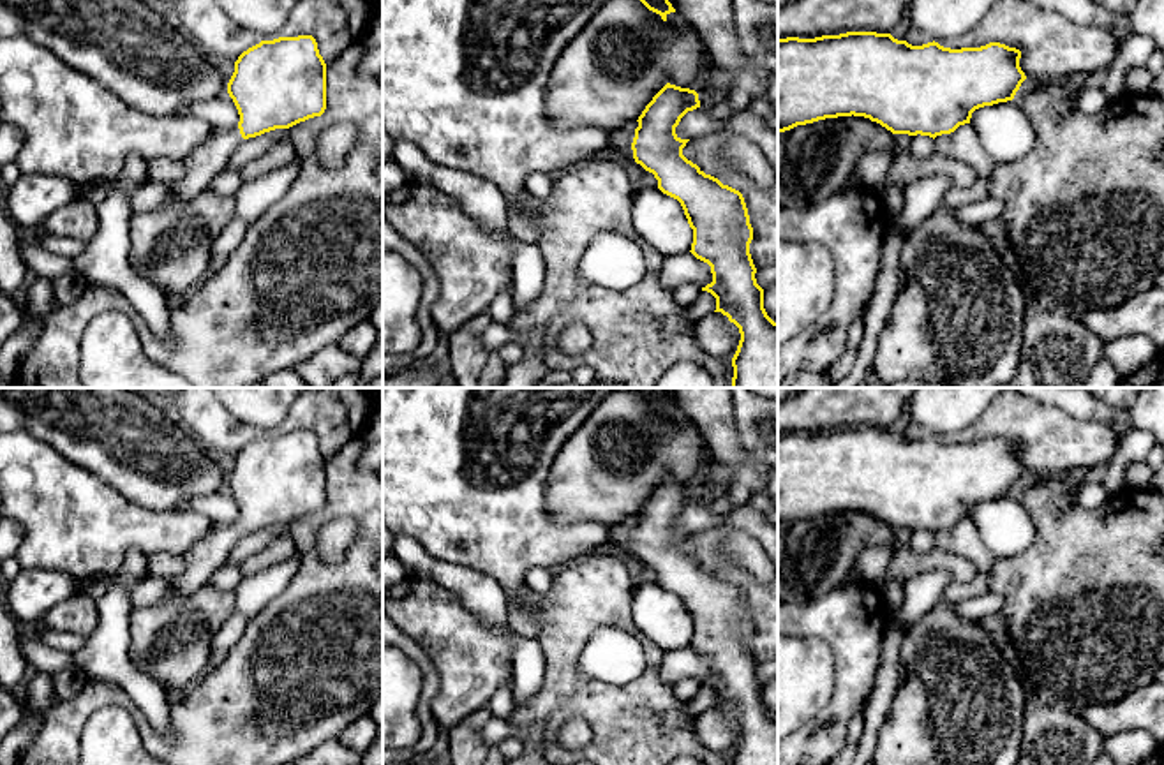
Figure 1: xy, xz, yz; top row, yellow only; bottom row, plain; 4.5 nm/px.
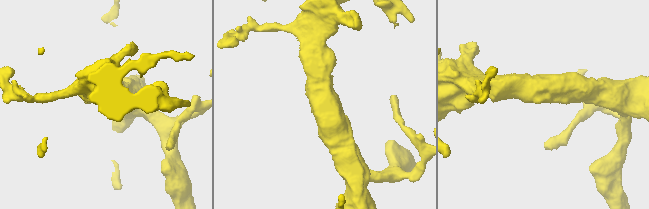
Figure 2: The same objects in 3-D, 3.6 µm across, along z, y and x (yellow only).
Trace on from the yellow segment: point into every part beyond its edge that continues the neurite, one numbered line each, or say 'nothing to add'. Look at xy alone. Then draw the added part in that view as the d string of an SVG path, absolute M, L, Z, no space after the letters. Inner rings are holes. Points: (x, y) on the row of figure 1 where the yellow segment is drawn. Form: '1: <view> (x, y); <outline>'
1: xy (212, 154); M212 127L208 136L183 159L185 175L171 182L145 182L129 190L134 213L190 203L228 167L231 153L243 143L238 127Z

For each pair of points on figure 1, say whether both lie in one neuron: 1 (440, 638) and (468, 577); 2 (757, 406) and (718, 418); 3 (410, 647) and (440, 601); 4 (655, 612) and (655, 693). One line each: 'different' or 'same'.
1: different
2: different
3: different
4: different

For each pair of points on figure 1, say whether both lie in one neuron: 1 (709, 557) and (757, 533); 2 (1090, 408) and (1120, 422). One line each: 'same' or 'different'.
1: same
2: same

